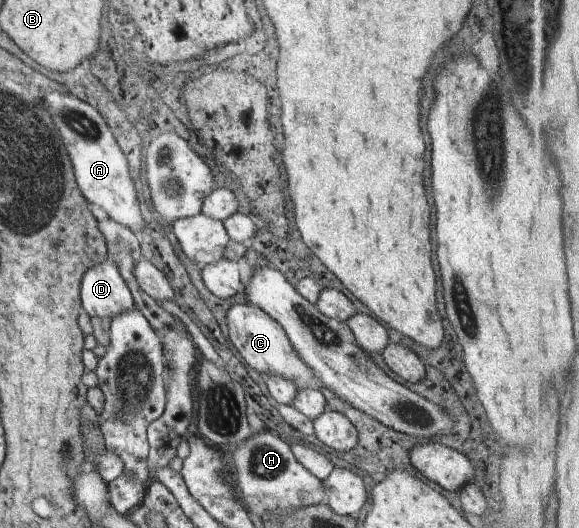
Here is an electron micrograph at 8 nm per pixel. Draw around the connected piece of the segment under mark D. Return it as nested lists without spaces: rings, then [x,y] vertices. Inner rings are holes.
[[[110,258],[86,270],[81,279],[80,297],[82,311],[90,317],[114,319],[124,311],[135,310],[130,289]]]

